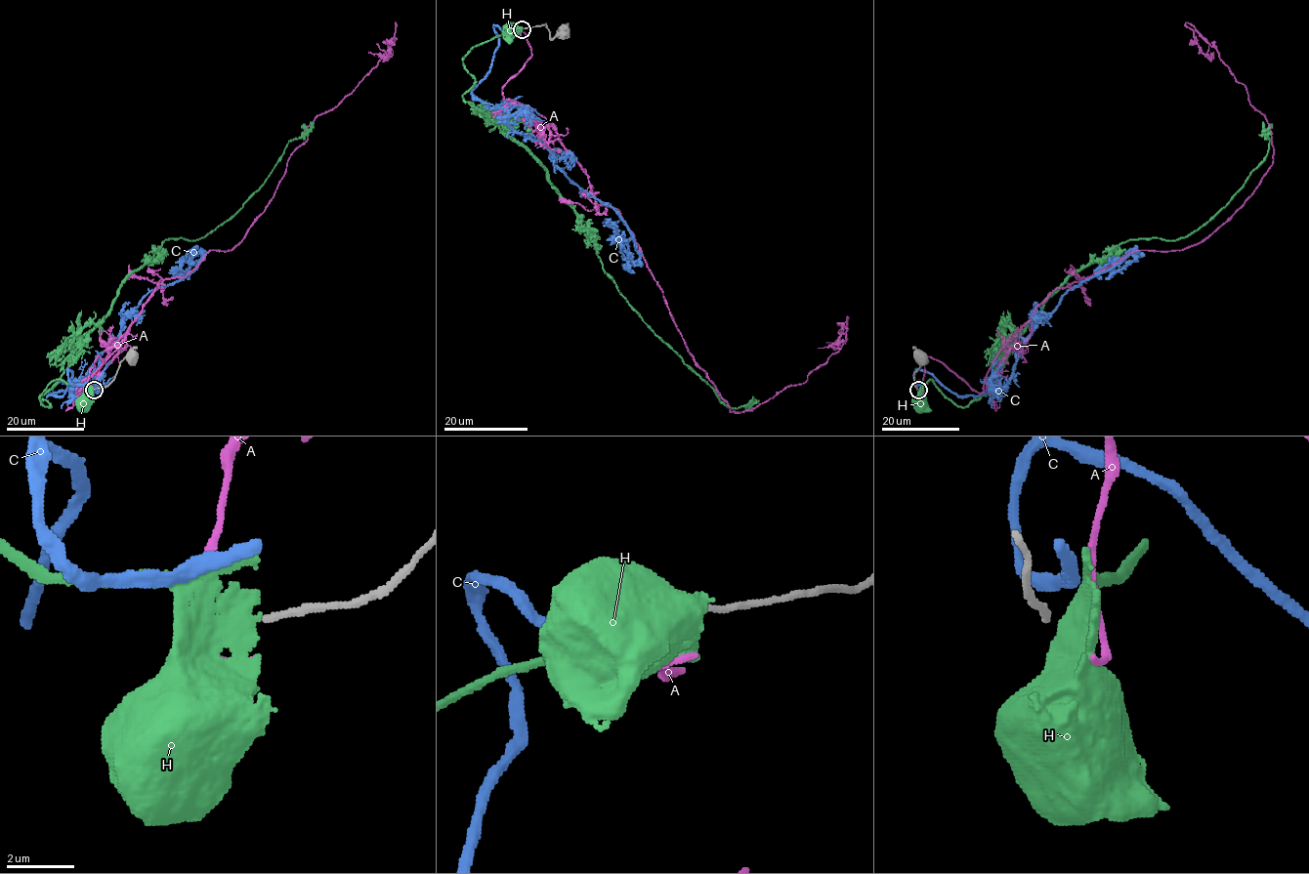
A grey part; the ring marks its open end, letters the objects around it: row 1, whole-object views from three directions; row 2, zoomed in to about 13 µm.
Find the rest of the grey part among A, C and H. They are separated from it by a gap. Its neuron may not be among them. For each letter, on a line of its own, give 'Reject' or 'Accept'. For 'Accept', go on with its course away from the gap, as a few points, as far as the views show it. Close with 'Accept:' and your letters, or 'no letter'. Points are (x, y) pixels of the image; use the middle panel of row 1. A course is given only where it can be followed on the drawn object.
A: Accept. Its course: (521, 34), (531, 57), (503, 97), (618, 211), (732, 412), (803, 384), (847, 327), (818, 348)
C: Reject
H: Reject
Accept: A

